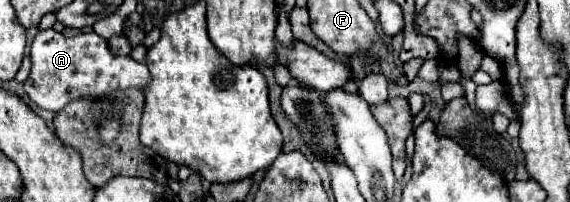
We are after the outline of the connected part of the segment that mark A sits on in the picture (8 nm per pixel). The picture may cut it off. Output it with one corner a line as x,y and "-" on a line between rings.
54,29
38,31
30,51
32,71
24,83
28,97
42,109
60,111
70,101
80,97
100,99
106,93
138,87
144,89
150,83
150,71
144,63
134,61
132,57
114,55
106,39
96,33
80,33
76,37
64,37

